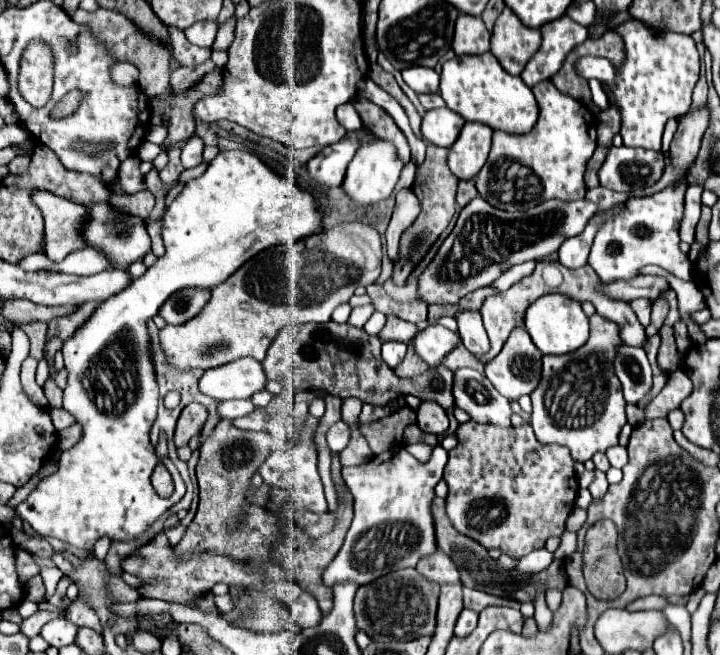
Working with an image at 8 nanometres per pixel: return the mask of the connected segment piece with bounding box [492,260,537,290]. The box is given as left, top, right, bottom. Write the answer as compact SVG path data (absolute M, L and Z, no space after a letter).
M531 260L512 266L510 270L504 272L492 286L494 286L494 288L500 288L500 290L508 290L512 284L516 284L516 282L520 282L524 277L530 276L530 274L534 272L534 268L536 268L536 263L536 261Z

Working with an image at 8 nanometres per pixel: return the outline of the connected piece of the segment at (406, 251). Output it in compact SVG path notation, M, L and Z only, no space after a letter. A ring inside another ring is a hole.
M426 150L426 160L416 170L416 180L412 184L412 192L418 196L422 212L416 218L416 222L402 234L400 260L394 262L394 274L392 274L392 280L396 284L406 282L408 274L422 260L422 256L430 250L430 246L438 240L438 236L446 230L446 226L450 224L450 220L452 220L452 216L456 212L454 196L456 196L458 178L450 172L450 168L446 164L446 156L448 156L448 150Z

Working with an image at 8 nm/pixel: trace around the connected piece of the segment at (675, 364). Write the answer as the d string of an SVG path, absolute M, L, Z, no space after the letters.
M662 326L660 328L660 352L658 352L658 364L664 370L664 373L670 374L683 366L682 354L676 350L676 342L674 342L674 330L672 326Z

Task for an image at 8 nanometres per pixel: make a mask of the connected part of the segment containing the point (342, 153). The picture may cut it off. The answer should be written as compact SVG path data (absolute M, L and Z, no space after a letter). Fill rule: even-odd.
M342 138L336 144L322 148L308 160L308 174L326 186L340 186L350 160L360 146L360 138Z

